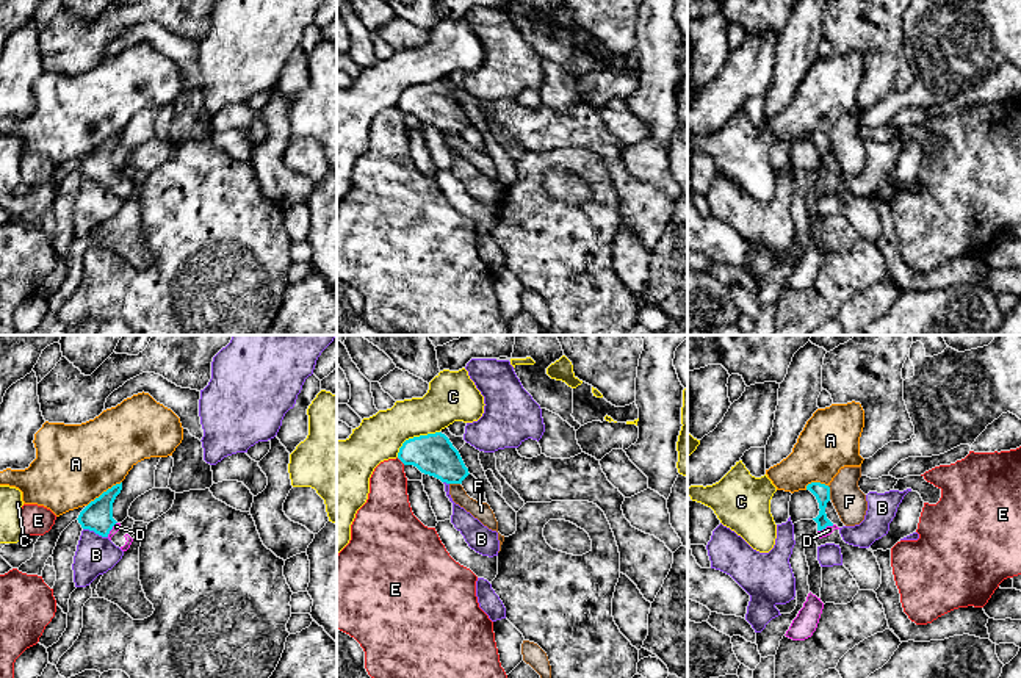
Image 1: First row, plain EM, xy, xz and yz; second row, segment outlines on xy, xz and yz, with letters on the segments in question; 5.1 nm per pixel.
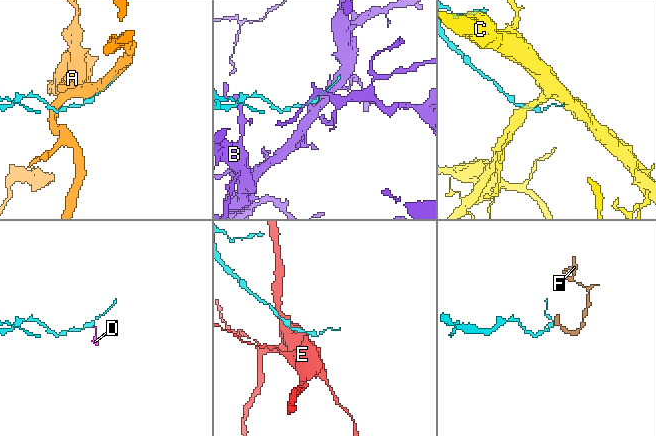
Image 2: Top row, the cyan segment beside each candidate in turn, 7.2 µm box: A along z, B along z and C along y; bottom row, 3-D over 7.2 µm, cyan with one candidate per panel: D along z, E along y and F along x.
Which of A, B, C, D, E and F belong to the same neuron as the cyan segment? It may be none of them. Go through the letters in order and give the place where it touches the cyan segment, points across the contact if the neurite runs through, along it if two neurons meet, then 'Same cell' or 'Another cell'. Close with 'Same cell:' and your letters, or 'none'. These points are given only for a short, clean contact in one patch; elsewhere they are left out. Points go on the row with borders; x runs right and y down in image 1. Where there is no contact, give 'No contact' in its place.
A: Touches cyan at xy (104, 492). Another cell
B: Touches cyan at xy (96, 533). Another cell
C: Touches cyan at xz (414, 437). Another cell
D: Touches cyan at yz (826, 526). Path across: yz (819, 490), (826, 526), (829, 530). Same cell
E: Touches cyan at xz (401, 461). Another cell
F: Touches cyan at yz (829, 492). Boundary: yz (827, 486), (830, 498). Another cell
Same cell: D

